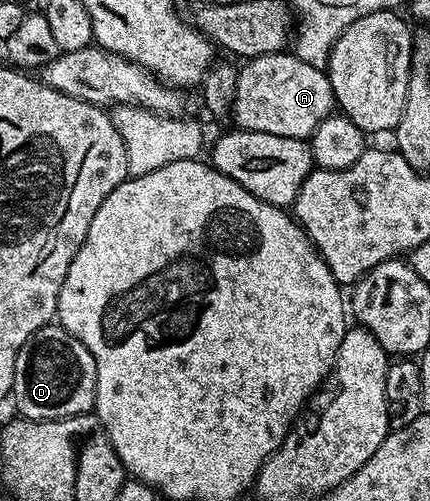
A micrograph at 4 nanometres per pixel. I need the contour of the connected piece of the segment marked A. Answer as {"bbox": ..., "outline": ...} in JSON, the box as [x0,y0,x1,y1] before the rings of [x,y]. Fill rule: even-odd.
{"bbox":[233,52,336,141],"outline":[[[294,52],[252,57],[244,65],[247,66],[239,69],[233,110],[233,118],[239,129],[301,141],[311,138],[319,124],[336,112],[333,87],[326,72],[305,63]]]}

